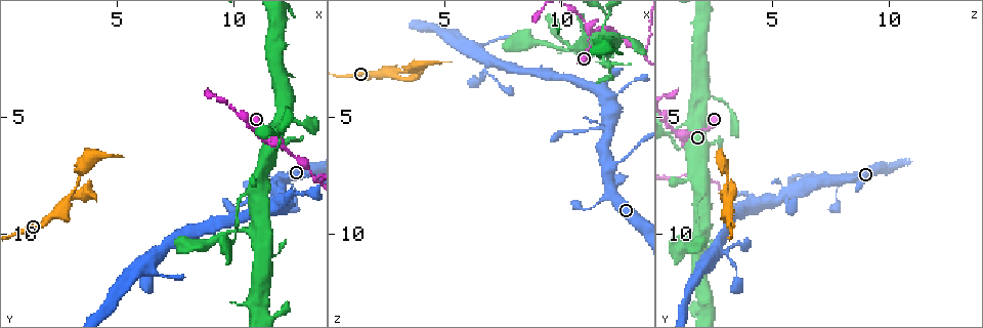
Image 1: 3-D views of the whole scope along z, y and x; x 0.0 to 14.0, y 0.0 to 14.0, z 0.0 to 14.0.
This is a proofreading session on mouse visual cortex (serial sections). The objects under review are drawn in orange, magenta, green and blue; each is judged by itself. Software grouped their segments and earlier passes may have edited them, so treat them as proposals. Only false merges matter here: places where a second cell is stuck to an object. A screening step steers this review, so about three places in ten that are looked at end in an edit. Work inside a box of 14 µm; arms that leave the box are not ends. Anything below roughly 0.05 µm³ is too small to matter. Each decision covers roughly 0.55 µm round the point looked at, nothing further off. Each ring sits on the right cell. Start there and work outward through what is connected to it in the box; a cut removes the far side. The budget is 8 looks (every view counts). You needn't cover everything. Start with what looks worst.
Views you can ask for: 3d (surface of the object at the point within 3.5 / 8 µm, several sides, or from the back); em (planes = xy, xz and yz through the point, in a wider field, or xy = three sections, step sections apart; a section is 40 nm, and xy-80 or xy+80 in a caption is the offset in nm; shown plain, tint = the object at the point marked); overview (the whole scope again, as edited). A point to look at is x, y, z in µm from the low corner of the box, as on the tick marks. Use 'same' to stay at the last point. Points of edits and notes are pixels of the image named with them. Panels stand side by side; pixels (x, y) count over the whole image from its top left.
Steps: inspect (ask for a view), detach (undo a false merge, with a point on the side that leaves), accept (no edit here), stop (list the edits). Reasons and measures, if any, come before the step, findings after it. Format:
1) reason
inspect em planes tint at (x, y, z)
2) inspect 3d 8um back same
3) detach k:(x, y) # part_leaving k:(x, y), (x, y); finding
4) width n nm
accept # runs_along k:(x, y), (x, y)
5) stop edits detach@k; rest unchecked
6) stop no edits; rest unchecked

thin neck
inspect 3d 3.5um at (11.3, 5.8, 1.3)

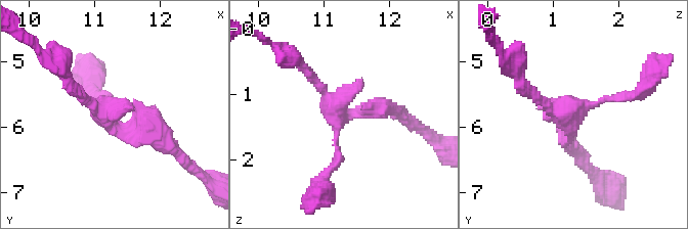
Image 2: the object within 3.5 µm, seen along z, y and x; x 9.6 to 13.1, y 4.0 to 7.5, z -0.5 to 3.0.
inspect em xy step 5 tint at (11.20, 5.80, 1.35)

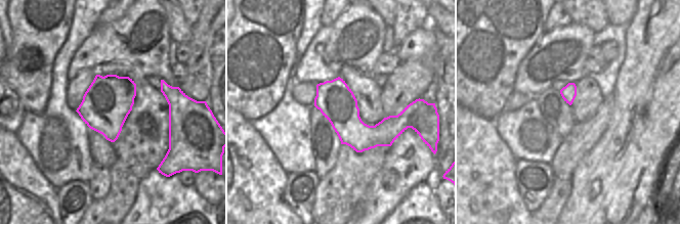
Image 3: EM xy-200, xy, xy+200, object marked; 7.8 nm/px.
accept # runs_along 2:(325, 177), (338, 162), (338, 115), (394, 111); all the same cell

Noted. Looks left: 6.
side arm on a straight run
inspect 3d 3.5um at (13.4, 7.6, 2.3)

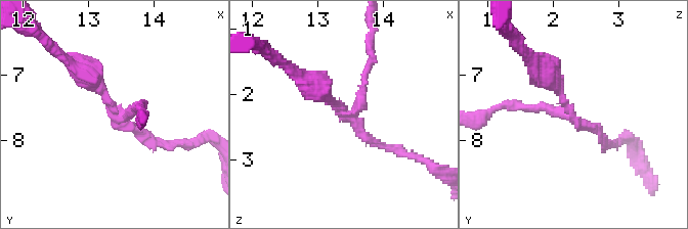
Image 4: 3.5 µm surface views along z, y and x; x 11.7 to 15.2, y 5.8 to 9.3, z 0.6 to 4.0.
arms 3; arm_widths 150, 150, 300 nm
detach 4:(531, 107) # part_leaving 4:(567, 115), (544, 105), (489, 111); a second cell is stuck on

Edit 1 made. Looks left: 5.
side arm on a straight run
inspect 3d 3.5um back at (2.9, 8.6, 3.1)

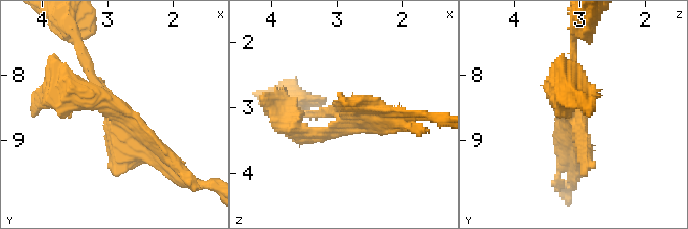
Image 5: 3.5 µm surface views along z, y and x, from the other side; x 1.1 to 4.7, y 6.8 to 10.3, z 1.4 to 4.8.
arms 3; arm_widths 150, 200, 250 nm
inspect em xy step 3 tint at (2.80, 8.70, 3.10)

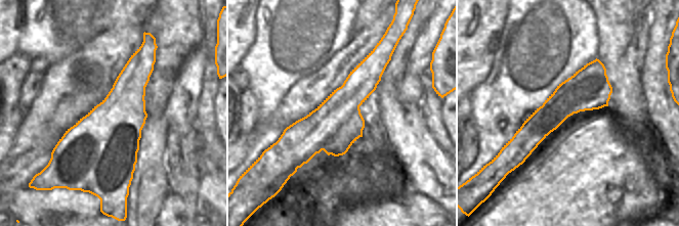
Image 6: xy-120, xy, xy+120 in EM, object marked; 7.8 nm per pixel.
detach 5:(83, 89) # part_leaving 5:(171, 159), (123, 122), (98, 87); two cells meet here

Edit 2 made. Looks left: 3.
stop edits detach@4, detach@5; rest unchecked

